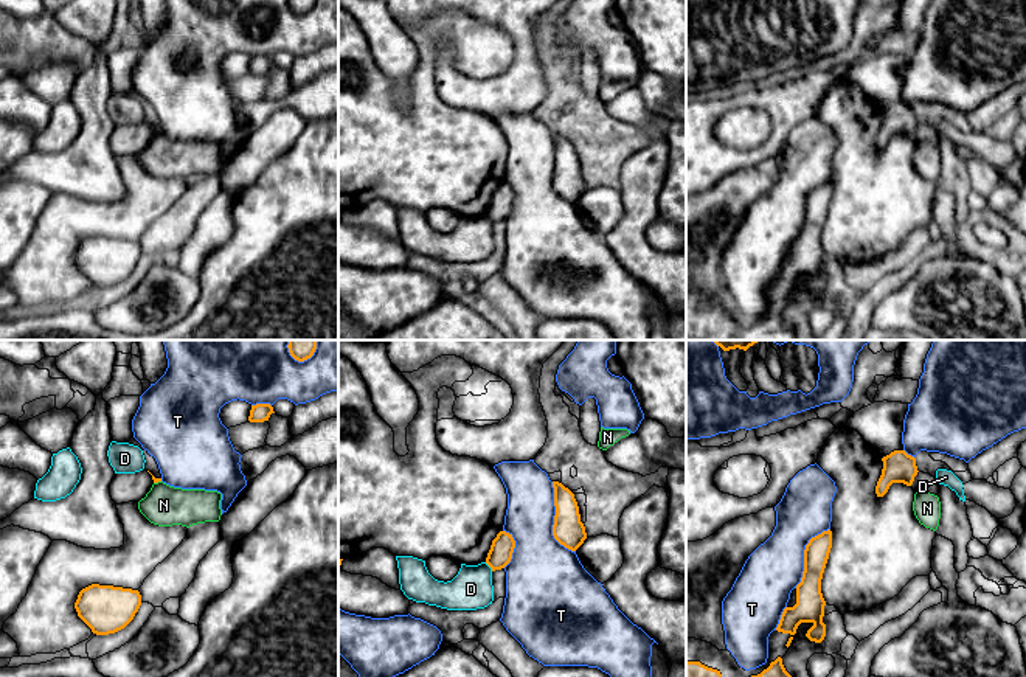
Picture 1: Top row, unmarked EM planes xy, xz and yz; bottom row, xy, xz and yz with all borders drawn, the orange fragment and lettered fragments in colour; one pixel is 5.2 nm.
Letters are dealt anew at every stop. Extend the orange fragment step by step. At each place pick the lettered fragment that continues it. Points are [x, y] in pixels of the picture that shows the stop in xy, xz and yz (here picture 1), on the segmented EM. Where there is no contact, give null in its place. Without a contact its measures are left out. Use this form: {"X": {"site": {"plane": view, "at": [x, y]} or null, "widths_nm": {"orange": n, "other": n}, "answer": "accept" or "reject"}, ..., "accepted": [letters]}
{"D": {"site": {"plane": "xz", "at": [489, 565]}, "widths_nm": {"orange": 120, "other": 220}, "answer": "reject"}, "N": {"site": {"plane": "xy", "at": [157, 482]}, "widths_nm": {"orange": 30, "other": 220}, "answer": "reject"}, "T": {"site": {"plane": "xz", "at": [554, 520]}, "widths_nm": {"orange": 160, "other": 300}, "answer": "reject"}, "accepted": []}

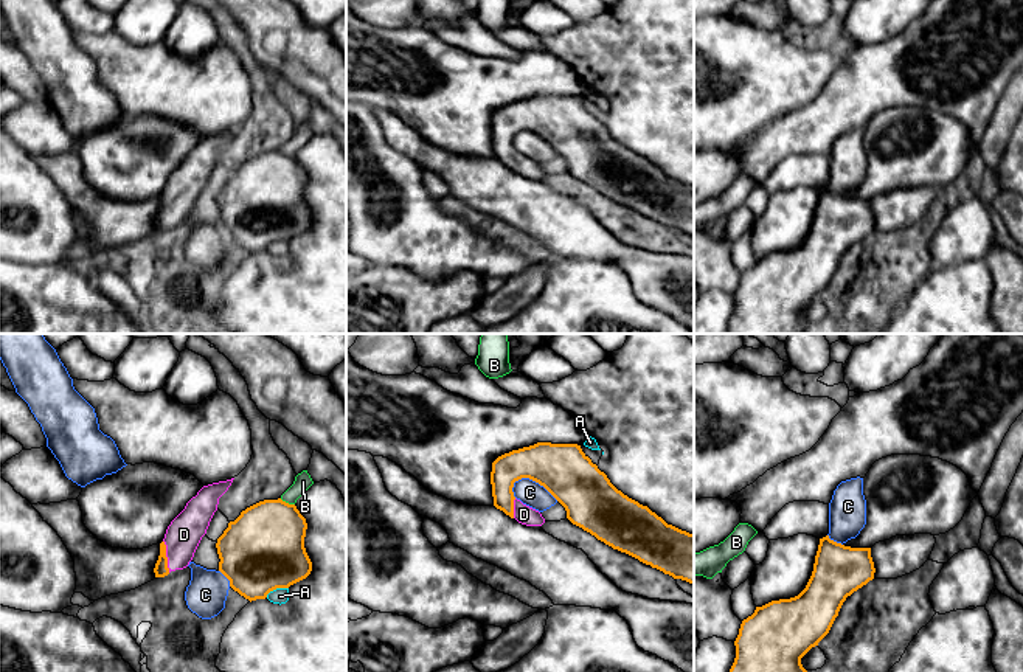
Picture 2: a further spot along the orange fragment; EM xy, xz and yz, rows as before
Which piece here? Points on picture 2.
{"A": {"site": {"plane": "xy", "at": [277, 587]}, "widths_nm": {"orange": 420, "other": 80}, "answer": "reject"}, "B": {"site": {"plane": "xy", "at": [287, 503]}, "widths_nm": {"orange": 400, "other": 90}, "answer": "reject"}, "C": {"site": {"plane": "xz", "at": [534, 480]}, "widths_nm": {"orange": 280, "other": 130}, "answer": "reject"}, "D": {"site": {"plane": "xy", "at": [165, 556]}, "widths_nm": {"orange": 70, "other": 180}, "answer": "accept"}, "accepted": ["D"]}

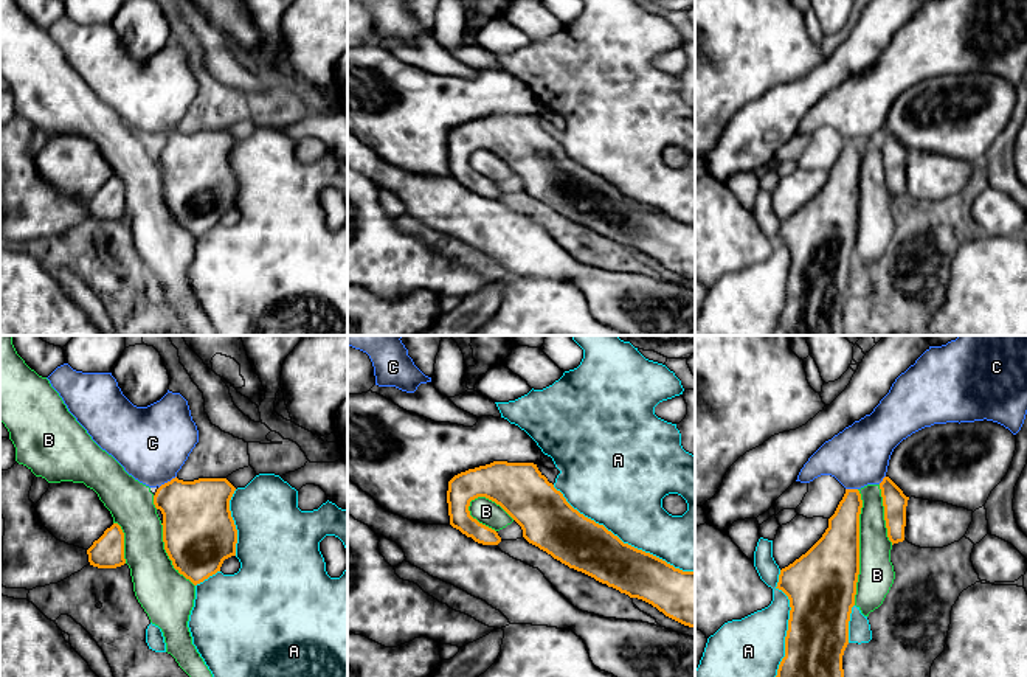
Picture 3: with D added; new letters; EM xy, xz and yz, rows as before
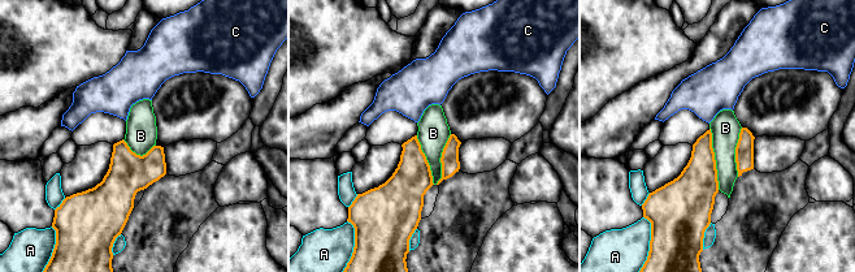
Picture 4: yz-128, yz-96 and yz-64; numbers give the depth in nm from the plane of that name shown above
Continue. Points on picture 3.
{"A": {"site": {"plane": "xz", "at": [621, 541]}, "widths_nm": {"orange": 280, "other": 400}, "answer": "reject"}, "B": {"site": {"plane": "yz", "at": [858, 547]}, "widths_nm": {"orange": 340, "other": 180}, "answer": "reject"}, "C": {"site": {"plane": "xy", "at": [168, 482]}, "widths_nm": {"orange": 360, "other": 380}, "answer": "reject"}, "accepted": []}

